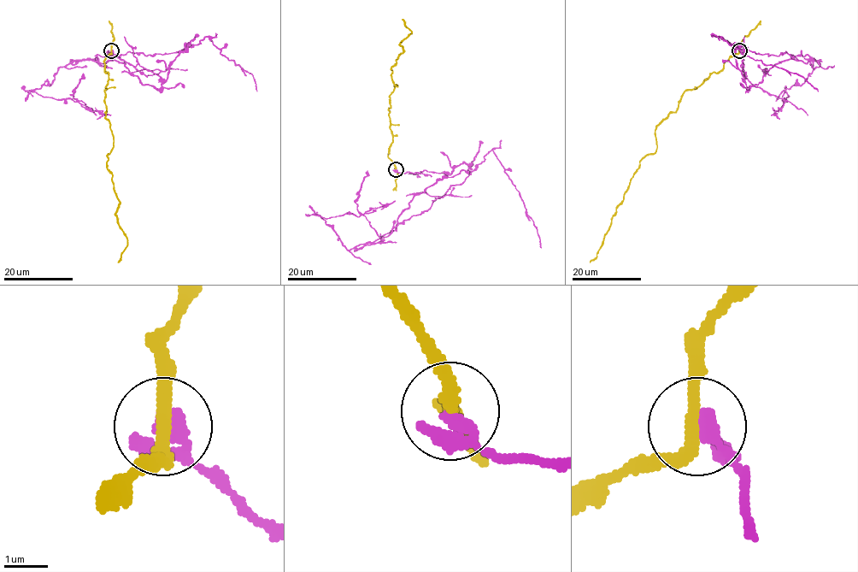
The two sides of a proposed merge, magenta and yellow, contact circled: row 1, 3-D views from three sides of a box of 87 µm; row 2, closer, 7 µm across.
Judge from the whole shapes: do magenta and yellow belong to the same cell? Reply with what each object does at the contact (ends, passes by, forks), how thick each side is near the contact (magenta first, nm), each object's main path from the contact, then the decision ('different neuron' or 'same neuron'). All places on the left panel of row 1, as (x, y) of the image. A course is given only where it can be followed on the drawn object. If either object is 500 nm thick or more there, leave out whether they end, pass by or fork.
magenta passes by; yellow passes by; calibres 320 and 280 nm; course magenta (111, 51), (158, 75), (161, 86), (143, 85), (114, 59), (77, 60), (34, 91), (75, 101), (84, 73); course yellow (111, 51), (104, 60), (106, 118), (114, 140), (107, 168), (126, 238), (118, 262); different neuron

